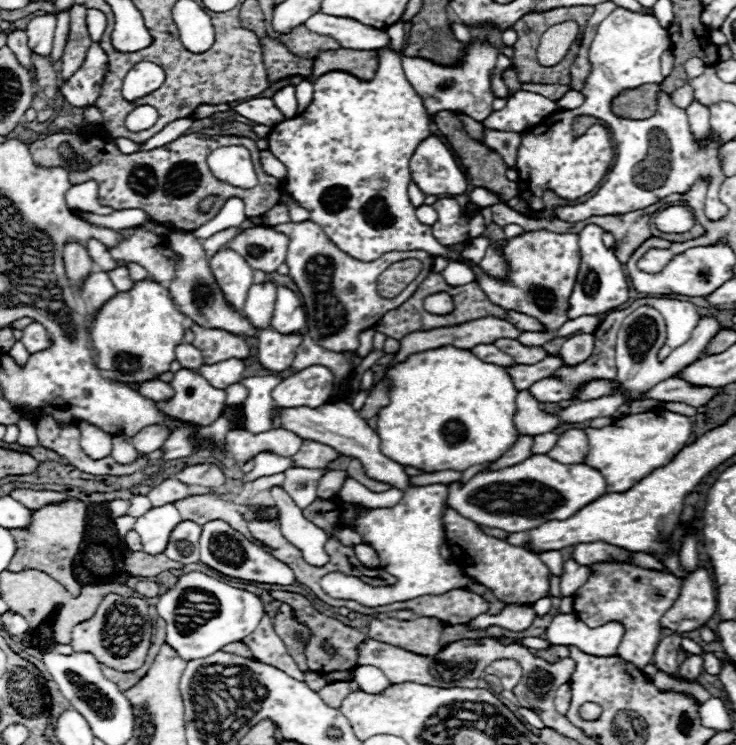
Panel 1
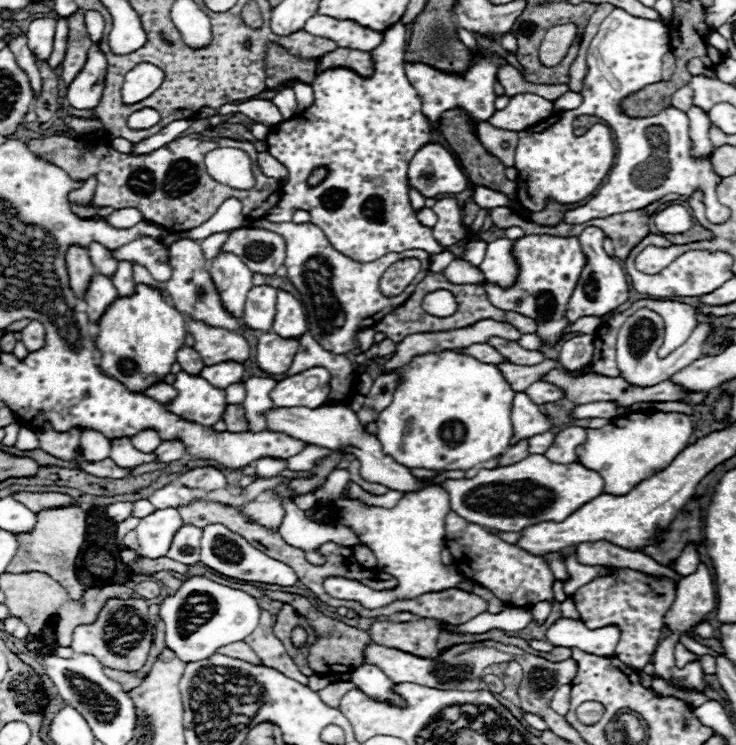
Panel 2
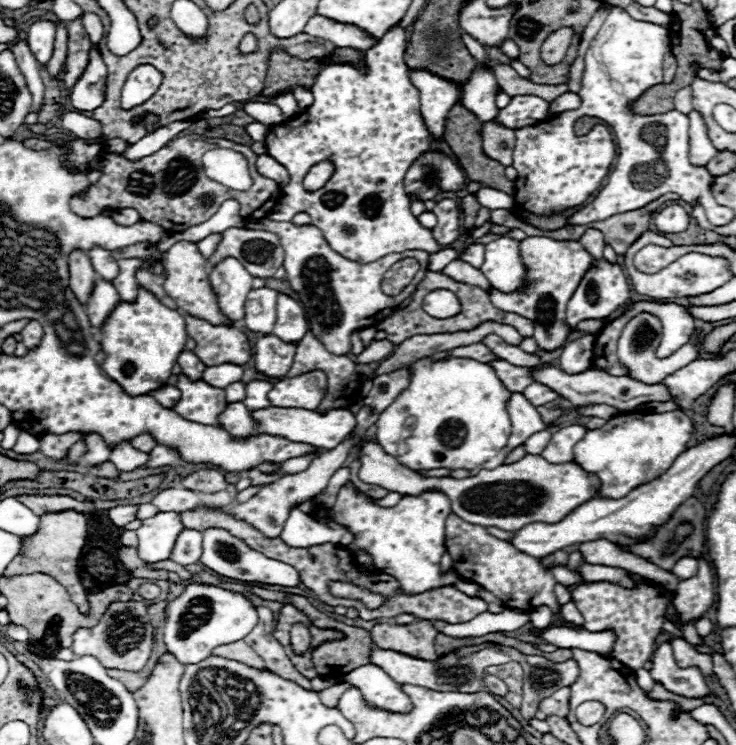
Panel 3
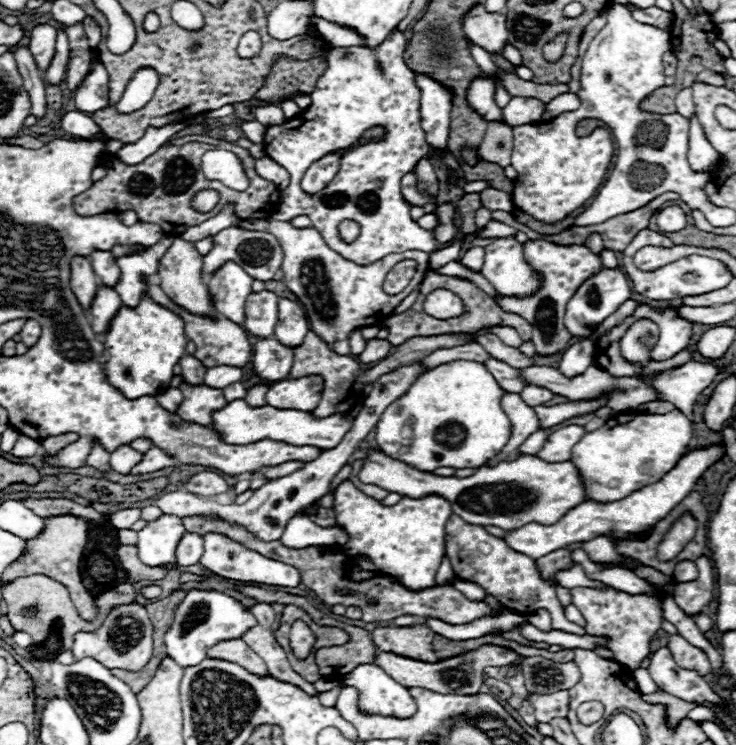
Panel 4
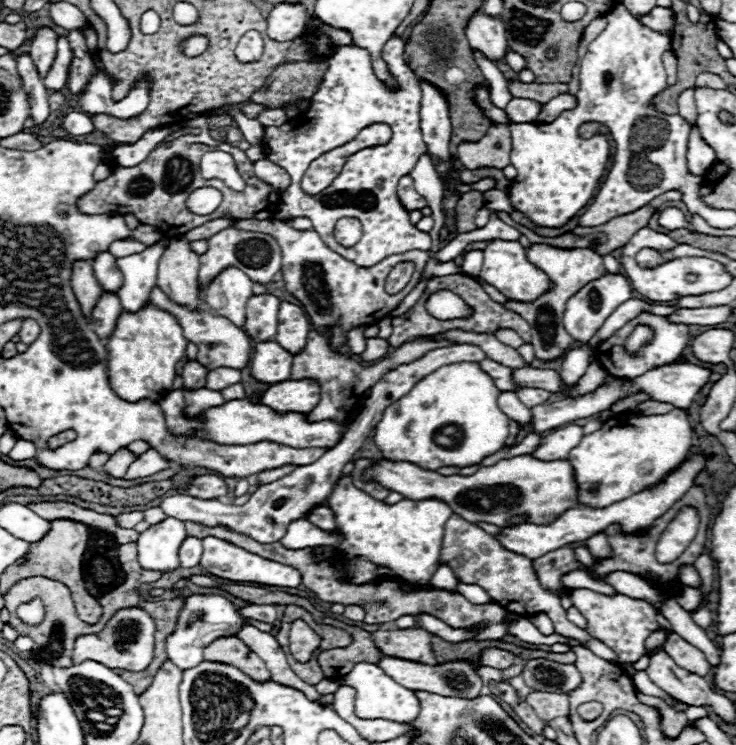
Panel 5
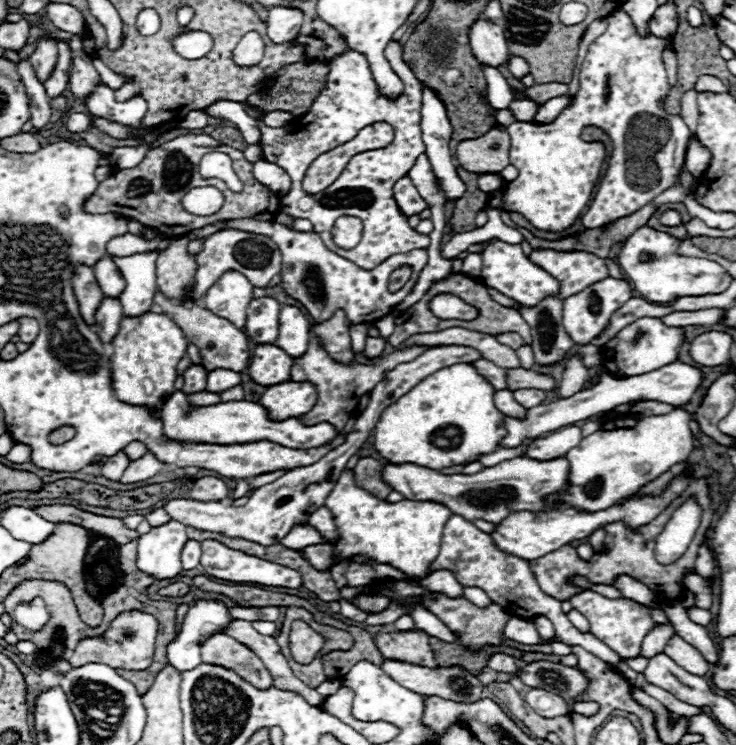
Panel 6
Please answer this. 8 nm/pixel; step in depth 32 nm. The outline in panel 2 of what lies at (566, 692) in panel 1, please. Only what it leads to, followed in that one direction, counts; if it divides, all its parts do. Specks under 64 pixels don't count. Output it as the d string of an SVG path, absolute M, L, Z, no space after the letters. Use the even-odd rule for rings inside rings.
M564 684L564 686L560 686L560 688L556 690L556 694L554 694L550 706L552 706L558 714L566 716L568 706L570 706L570 686L568 686L568 684Z

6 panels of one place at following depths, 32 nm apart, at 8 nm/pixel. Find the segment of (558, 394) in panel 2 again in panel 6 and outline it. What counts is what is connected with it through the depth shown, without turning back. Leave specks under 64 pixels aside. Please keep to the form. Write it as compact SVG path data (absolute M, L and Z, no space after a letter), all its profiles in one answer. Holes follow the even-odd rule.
M522 388L522 390L514 390L514 396L520 404L524 404L524 408L532 408L532 404L542 404L546 398L544 390L536 390L536 388Z

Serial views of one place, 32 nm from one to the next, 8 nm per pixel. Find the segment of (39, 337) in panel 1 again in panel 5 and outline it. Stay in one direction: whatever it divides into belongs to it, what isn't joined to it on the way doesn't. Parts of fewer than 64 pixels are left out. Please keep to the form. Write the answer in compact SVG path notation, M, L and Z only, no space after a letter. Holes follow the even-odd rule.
M26 318L26 320L22 322L20 332L18 332L20 340L22 340L24 344L28 344L28 346L38 338L38 334L40 334L40 326L38 326L38 322L32 320L32 318Z

